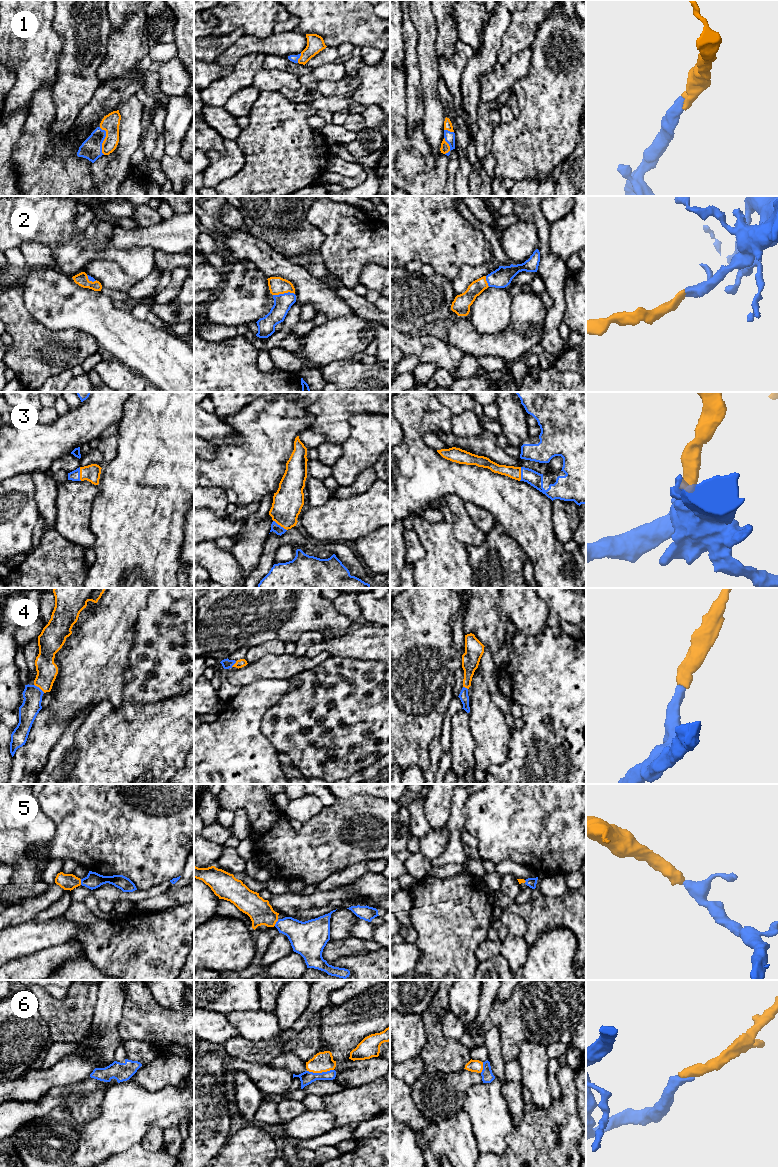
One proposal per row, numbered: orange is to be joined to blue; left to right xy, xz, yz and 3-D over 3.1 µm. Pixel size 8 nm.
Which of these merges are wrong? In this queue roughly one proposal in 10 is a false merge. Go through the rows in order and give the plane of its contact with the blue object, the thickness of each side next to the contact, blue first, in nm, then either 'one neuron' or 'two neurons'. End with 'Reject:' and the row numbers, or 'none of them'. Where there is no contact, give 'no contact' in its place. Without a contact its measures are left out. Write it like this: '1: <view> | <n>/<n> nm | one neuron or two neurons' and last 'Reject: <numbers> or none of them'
1: xy | 170/150 nm | one neuron
2: xz | 140/140 nm | one neuron
3: xy | 80/140 nm | one neuron
4: xy | 150/170 nm | one neuron
5: xz | 240/190 nm | one neuron
6: xz | 110/160 nm | one neuron
Reject: none of them

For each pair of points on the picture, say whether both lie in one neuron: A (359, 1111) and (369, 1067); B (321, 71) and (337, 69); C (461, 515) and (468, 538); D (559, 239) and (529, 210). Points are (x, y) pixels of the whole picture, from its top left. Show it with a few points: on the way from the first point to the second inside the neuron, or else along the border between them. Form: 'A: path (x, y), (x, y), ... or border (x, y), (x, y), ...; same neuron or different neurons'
A: border (379, 1076), (367, 1079), (357, 1086), (344, 1088); different neurons
B: path (325, 71), (333, 71); same neuron
C: path (462, 521), (466, 532); same neuron
D: border (552, 224), (549, 229), (549, 249), (551, 252); different neurons

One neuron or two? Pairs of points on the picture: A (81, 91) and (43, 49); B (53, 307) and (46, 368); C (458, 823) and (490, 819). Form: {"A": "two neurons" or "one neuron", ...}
{"A": "two neurons", "B": "two neurons", "C": "two neurons"}

